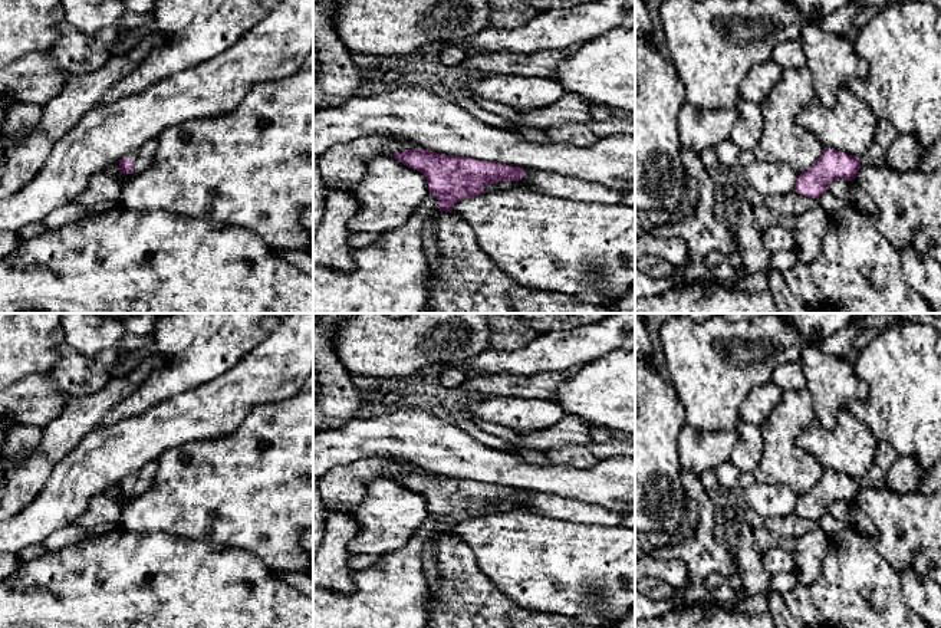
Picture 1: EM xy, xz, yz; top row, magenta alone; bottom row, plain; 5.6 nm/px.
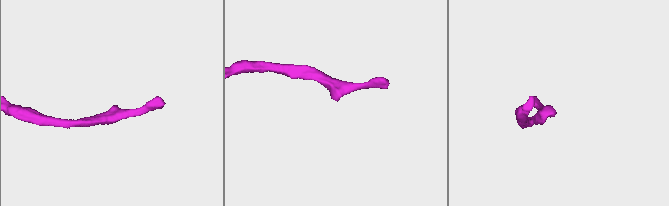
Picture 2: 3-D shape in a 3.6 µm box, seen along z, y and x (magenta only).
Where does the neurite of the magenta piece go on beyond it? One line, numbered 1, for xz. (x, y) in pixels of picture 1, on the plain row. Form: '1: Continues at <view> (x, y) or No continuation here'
1: No continuation here

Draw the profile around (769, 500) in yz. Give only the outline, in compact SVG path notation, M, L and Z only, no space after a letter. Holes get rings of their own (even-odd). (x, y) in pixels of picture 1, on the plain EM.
M754 483L743 490L747 509L764 520L794 513L799 496L784 486Z

